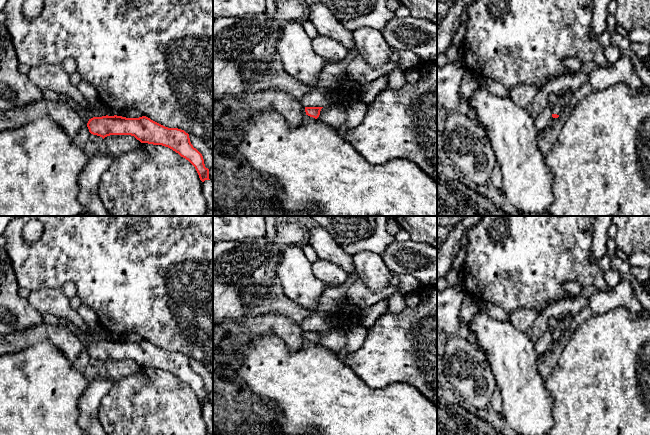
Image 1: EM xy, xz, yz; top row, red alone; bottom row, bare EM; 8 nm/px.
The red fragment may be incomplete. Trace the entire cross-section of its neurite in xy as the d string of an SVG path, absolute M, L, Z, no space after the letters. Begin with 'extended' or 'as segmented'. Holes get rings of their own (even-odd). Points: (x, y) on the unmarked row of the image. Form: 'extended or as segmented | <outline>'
as segmented | M117 339L93 341L87 351L91 358L103 363L110 359L131 359L141 367L168 371L195 391L202 406L210 404L202 378L193 371L189 358L184 354L165 351L146 340L126 342Z

